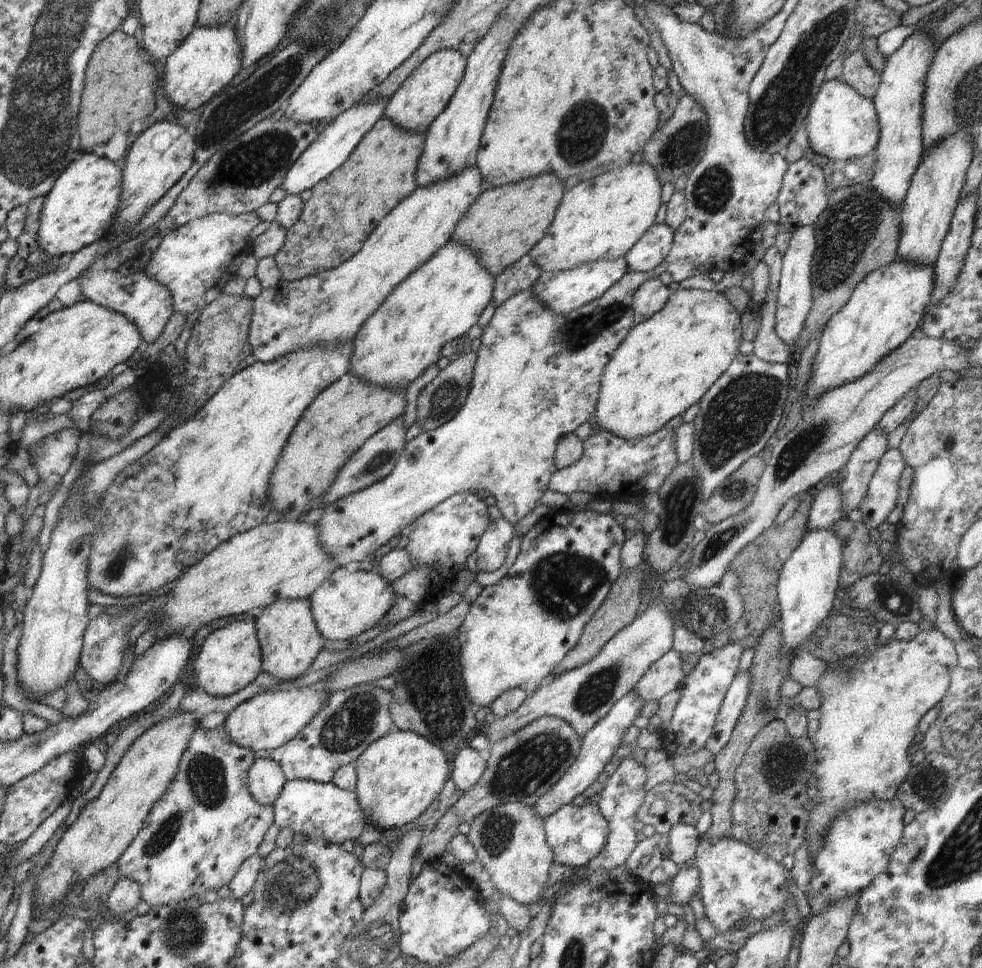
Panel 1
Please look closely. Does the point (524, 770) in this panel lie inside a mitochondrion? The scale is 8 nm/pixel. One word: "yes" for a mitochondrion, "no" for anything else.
yes

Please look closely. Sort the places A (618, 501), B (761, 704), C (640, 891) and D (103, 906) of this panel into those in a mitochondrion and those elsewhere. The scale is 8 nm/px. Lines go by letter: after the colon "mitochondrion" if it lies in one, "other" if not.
A: other
B: mitochondrion
C: other
D: other

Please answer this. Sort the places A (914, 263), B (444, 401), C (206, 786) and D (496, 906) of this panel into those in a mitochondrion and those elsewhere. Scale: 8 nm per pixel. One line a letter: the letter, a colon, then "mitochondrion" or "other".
A: other
B: mitochondrion
C: mitochondrion
D: other

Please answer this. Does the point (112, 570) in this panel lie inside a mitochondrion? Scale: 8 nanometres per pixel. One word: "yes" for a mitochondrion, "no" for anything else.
yes

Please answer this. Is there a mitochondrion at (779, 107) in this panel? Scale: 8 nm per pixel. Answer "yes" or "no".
yes

